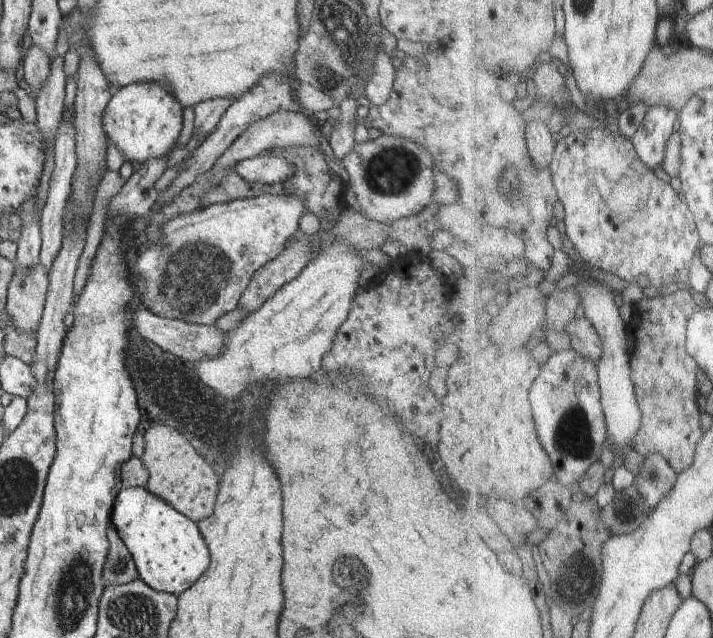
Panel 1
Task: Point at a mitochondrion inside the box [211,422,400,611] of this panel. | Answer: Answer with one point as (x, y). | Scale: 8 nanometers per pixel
(353, 578)

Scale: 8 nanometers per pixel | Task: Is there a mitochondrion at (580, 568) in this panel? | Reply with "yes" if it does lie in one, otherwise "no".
yes

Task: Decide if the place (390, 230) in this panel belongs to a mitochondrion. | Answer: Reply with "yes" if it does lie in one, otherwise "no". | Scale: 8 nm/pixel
no

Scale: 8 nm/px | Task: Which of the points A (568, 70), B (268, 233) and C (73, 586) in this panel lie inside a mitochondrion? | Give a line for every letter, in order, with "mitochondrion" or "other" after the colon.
A: other
B: other
C: mitochondrion

